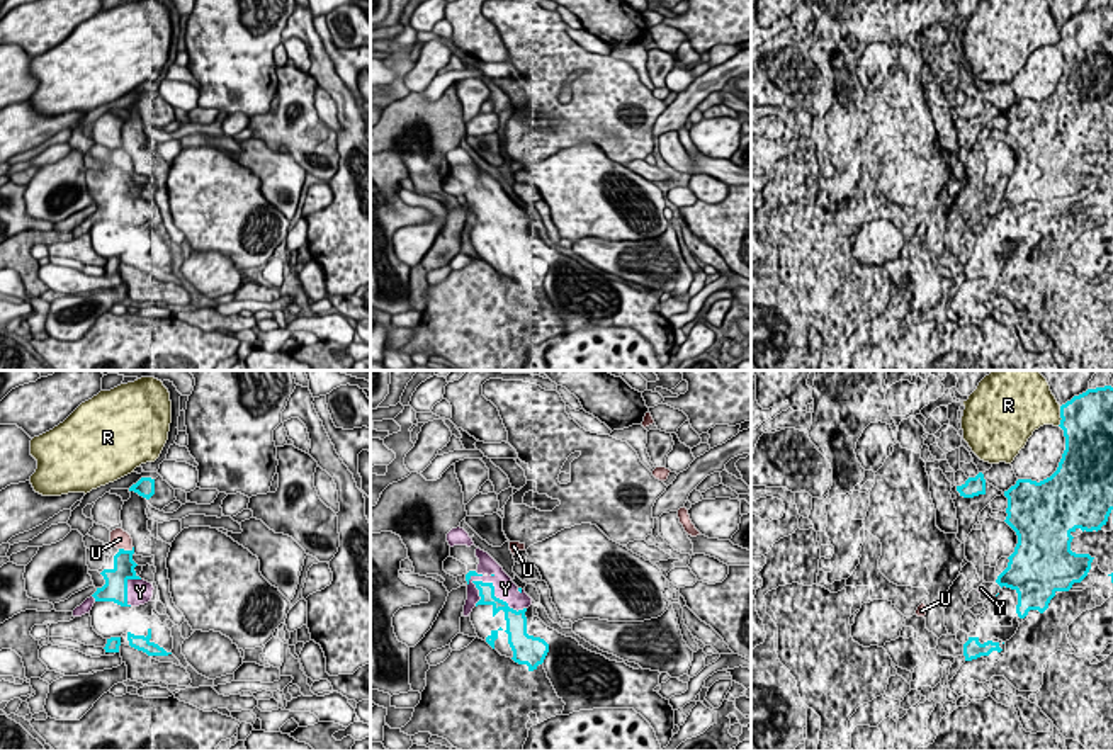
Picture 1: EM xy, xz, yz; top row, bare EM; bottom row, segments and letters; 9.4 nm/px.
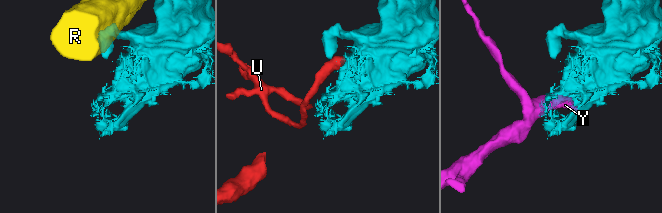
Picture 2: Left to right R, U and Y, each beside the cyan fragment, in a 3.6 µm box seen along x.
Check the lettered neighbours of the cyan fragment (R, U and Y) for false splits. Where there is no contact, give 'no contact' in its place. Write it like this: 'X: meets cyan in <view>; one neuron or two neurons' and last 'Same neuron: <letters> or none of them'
R: meets cyan in yz; two neurons
U: meets cyan in xy; two neurons
Y: meets cyan in xz; one neuron
Same neuron: Y

